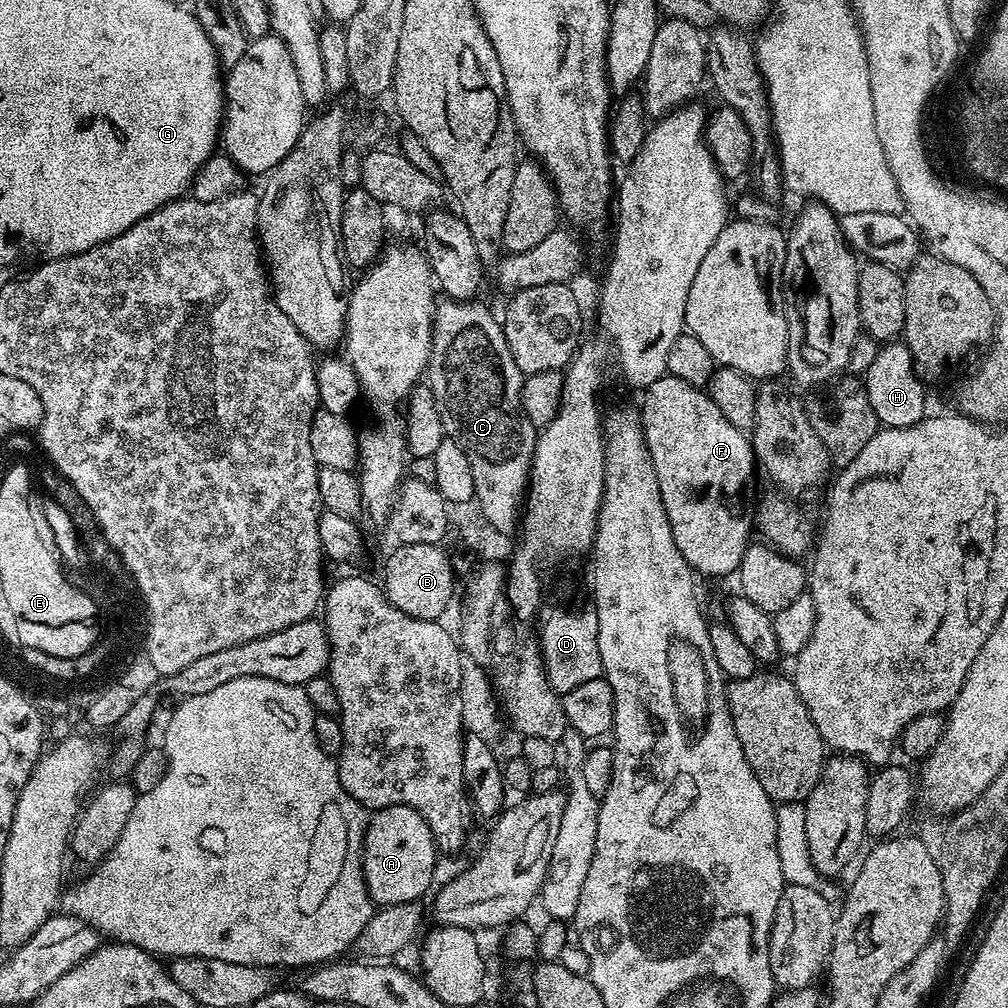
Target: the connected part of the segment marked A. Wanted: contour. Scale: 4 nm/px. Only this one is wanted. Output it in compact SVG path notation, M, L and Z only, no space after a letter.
M390 806L371 813L368 830L364 834L362 863L364 881L372 903L405 904L411 900L419 901L420 895L432 884L432 875L436 872L438 849L432 837L426 818L410 806Z

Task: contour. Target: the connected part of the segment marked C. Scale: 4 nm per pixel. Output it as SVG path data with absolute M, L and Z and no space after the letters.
M444 298L437 303L436 315L432 317L432 356L428 360L426 369L426 384L431 388L434 394L434 402L438 402L438 414L440 421L444 427L444 434L447 439L456 440L458 446L462 446L462 450L466 454L466 458L470 458L470 466L474 474L474 490L476 491L475 503L478 505L481 517L491 527L497 528L507 534L517 531L518 525L522 520L522 505L526 499L528 491L528 482L532 471L532 455L536 449L536 438L538 429L526 417L524 410L520 406L520 395L522 394L522 386L525 382L525 375L518 370L518 366L514 363L514 354L510 354L510 346L506 342L506 334L504 333L504 325L496 316L481 302L461 302Z

